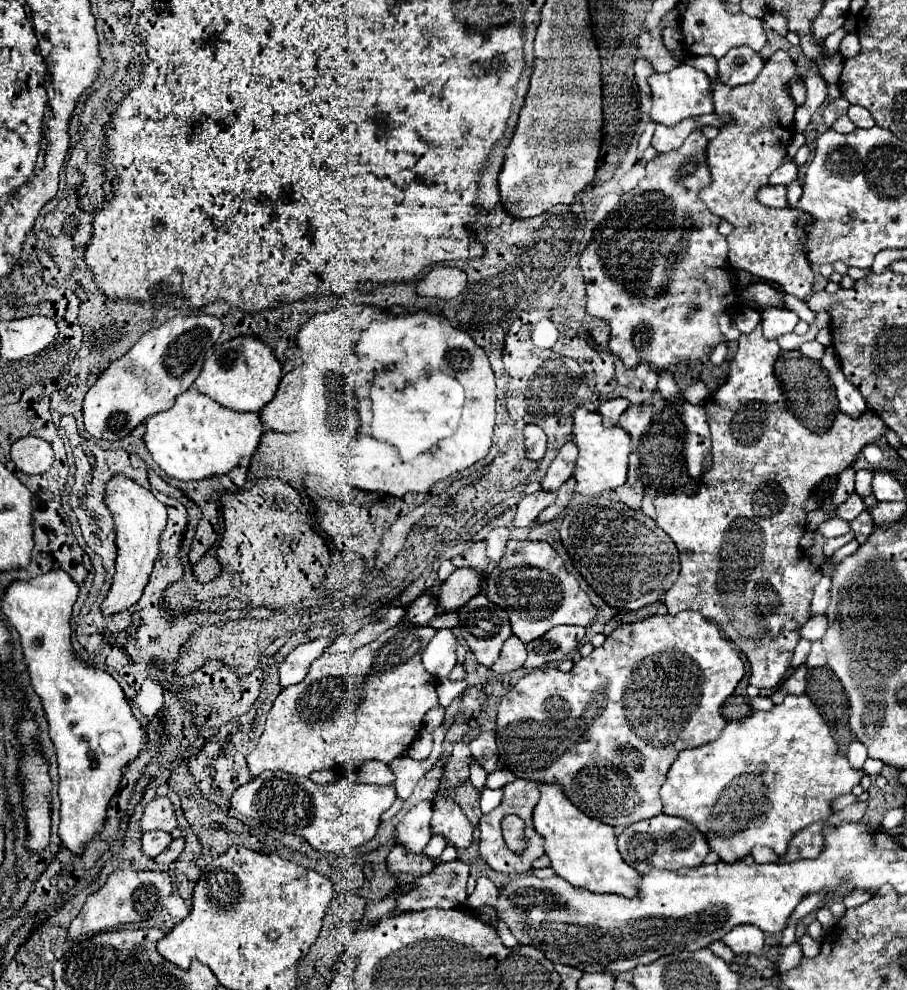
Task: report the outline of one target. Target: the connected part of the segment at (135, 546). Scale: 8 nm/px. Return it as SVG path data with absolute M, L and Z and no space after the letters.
M116 474L108 480L104 488L104 504L114 516L118 556L112 586L108 590L106 600L100 604L100 610L104 616L112 616L134 606L142 596L144 586L148 584L148 574L152 572L156 554L160 552L158 538L166 526L166 506L160 500L156 500L150 490L142 488L140 484L122 474Z

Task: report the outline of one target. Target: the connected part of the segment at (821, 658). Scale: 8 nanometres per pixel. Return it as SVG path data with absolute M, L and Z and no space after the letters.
M814 642L806 660L806 668L820 668L824 664L826 664L826 654L822 650L822 642Z

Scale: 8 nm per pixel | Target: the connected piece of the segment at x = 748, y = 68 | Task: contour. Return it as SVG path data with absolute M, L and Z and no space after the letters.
M732 48L718 60L718 82L726 86L750 84L764 68L764 60L750 48Z

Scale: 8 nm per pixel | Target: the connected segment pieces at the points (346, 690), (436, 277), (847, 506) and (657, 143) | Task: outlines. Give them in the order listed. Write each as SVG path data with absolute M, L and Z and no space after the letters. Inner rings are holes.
M400 622L356 652L322 654L316 658L310 664L306 678L300 684L284 688L274 700L264 732L258 738L256 748L246 756L250 774L254 776L264 770L282 770L296 776L308 776L314 770L340 767L351 770L362 766L366 760L390 764L402 756L420 732L426 712L438 706L436 680L422 666L422 650L434 634L436 630L430 626L408 626L408 622Z
M438 266L430 270L416 286L418 296L434 296L434 298L456 298L466 286L466 274L452 266Z
M852 494L844 504L840 504L838 506L838 512L836 512L836 516L840 518L840 520L846 520L846 522L852 522L860 512L864 512L866 510L866 504L862 502L862 498L858 496L858 494Z
M686 118L684 122L676 124L676 126L656 124L654 136L652 136L652 146L654 146L658 152L676 150L676 148L684 142L684 138L686 138L696 126L702 126L700 118Z

